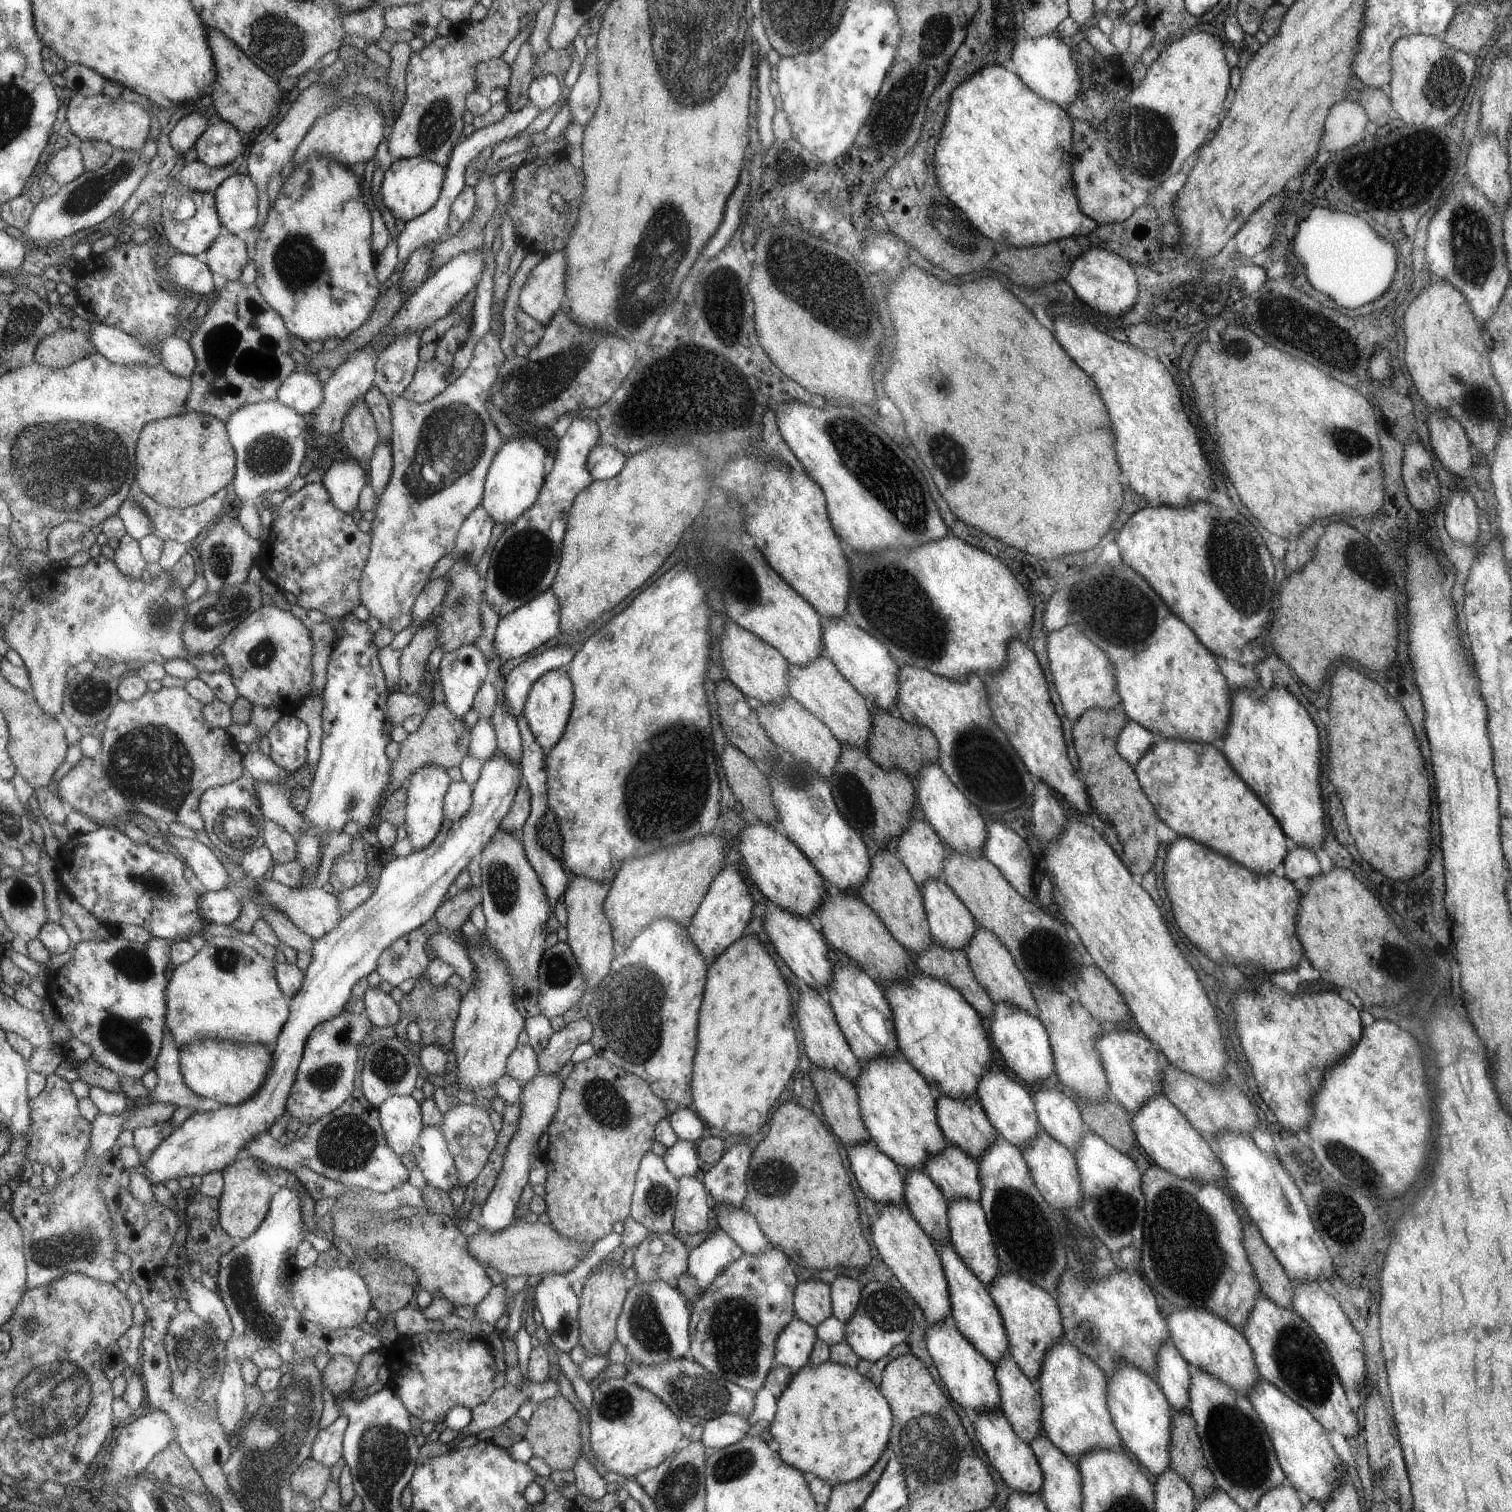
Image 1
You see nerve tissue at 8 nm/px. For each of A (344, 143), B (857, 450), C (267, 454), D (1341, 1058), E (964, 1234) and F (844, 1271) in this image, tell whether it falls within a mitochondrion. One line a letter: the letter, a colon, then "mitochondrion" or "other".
A: other
B: mitochondrion
C: mitochondrion
D: other
E: other
F: other

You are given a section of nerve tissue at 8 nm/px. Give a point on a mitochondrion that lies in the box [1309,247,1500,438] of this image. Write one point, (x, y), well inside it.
(1477, 404)

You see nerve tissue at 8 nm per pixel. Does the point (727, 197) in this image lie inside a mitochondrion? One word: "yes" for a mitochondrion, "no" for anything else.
no

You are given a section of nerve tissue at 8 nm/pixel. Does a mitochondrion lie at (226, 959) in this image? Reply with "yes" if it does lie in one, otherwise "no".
yes

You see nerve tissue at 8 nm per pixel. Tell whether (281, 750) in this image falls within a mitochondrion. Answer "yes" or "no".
no

